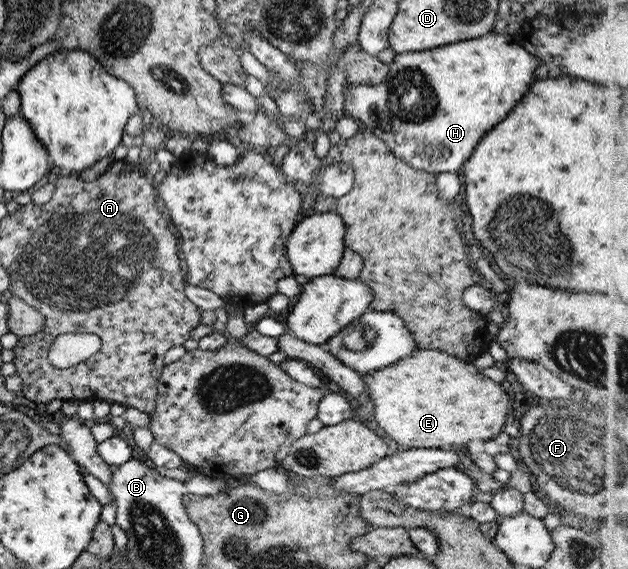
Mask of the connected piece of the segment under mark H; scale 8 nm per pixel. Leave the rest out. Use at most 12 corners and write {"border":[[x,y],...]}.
{"border":[[505,33],[398,53],[347,117],[456,172],[528,89]]}

